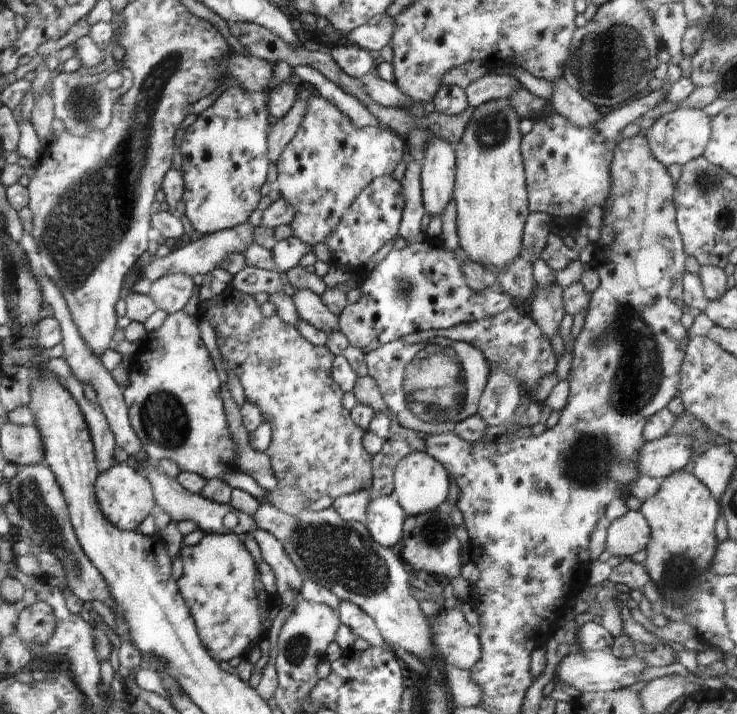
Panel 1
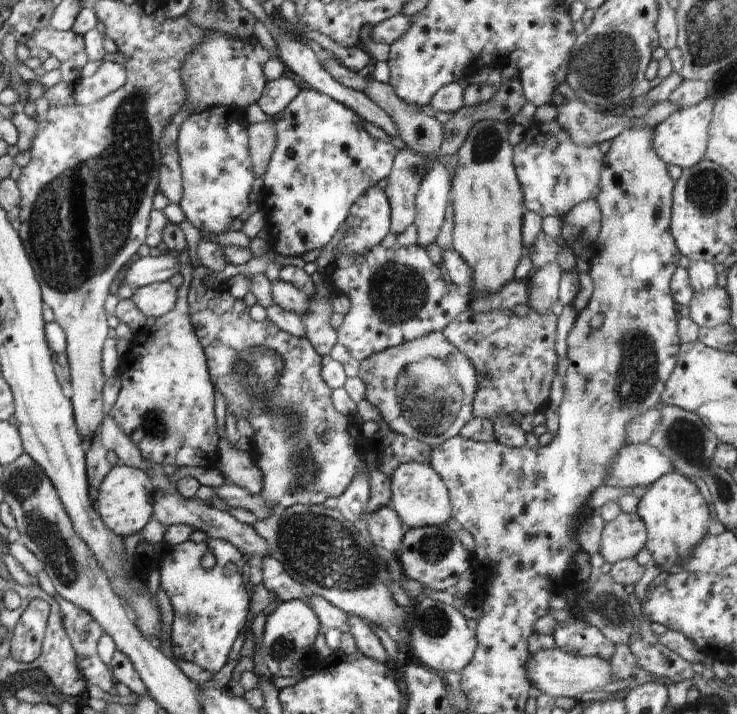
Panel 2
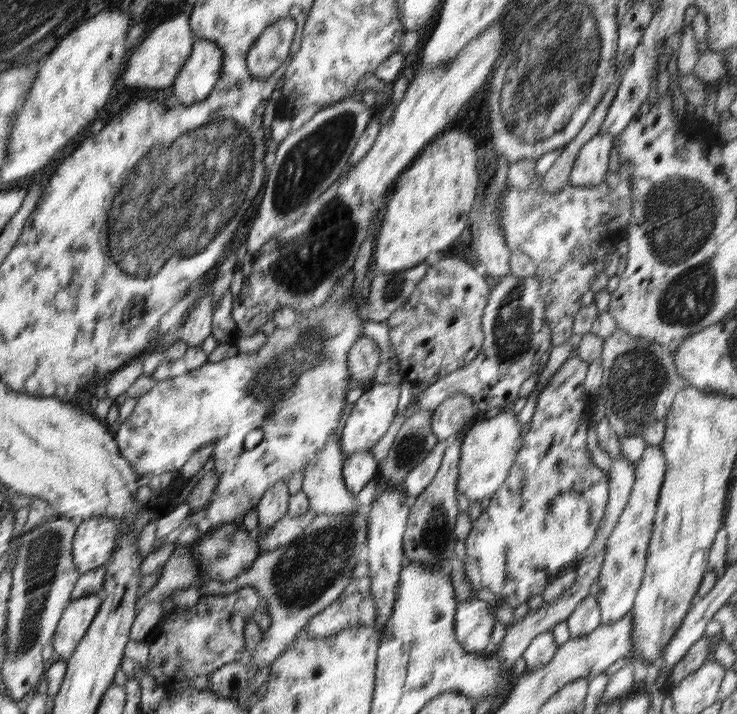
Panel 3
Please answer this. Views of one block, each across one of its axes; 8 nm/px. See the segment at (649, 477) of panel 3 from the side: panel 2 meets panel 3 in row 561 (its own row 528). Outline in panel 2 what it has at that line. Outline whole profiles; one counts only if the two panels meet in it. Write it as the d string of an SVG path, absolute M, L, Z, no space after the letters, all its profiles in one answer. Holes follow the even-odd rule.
M620 512L614 520L605 523L599 554L612 564L620 560L635 559L646 542L644 521L637 513Z

